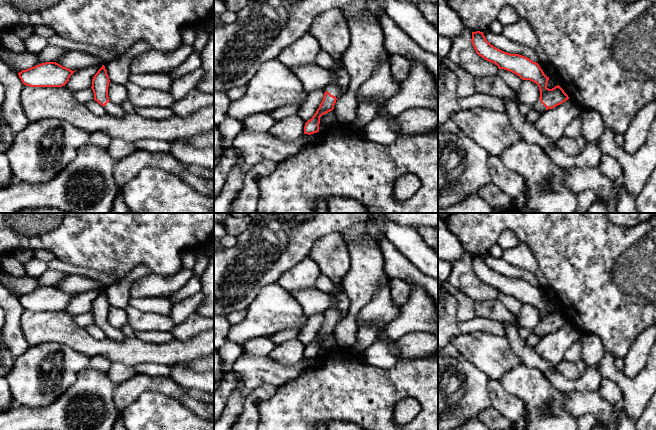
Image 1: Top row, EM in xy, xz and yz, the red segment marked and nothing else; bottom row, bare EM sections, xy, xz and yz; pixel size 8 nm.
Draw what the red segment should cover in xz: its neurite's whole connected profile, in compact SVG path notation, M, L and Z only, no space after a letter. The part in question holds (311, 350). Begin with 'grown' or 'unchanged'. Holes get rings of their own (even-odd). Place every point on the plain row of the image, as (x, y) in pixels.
grown | M338 308L328 309L325 312L323 324L314 340L305 347L304 358L319 356L320 341L334 333L336 324L341 321L341 314Z

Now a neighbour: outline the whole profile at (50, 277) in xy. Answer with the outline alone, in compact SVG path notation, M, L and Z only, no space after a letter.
M48 268L37 280L40 287L57 286L65 277L66 275Z

